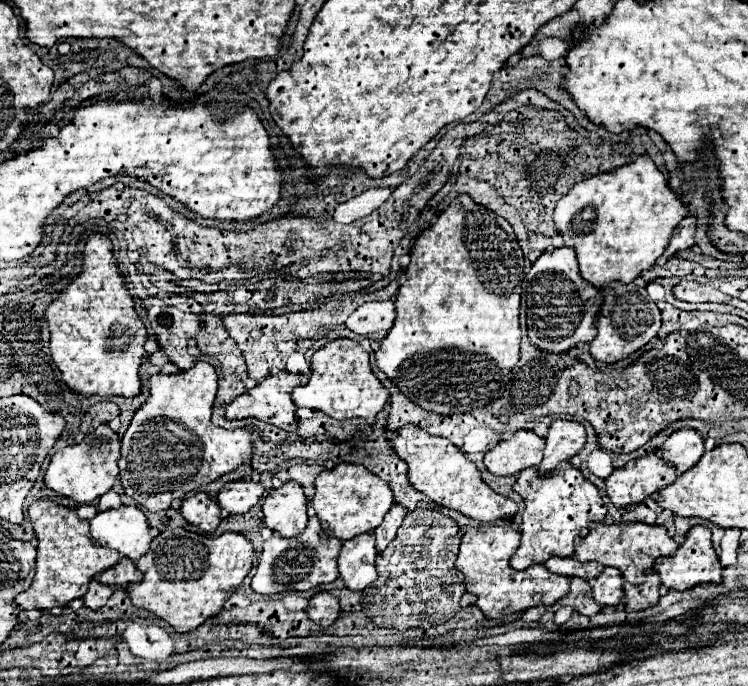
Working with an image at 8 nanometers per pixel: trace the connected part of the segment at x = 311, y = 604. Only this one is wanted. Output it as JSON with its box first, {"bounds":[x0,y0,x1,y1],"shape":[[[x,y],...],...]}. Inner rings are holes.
{"bounds":[306,590,340,628],"shape":[[[322,590],[322,592],[316,592],[310,600],[308,600],[308,608],[306,608],[306,614],[312,622],[316,622],[318,626],[322,628],[328,628],[340,614],[340,604],[338,600]]]}

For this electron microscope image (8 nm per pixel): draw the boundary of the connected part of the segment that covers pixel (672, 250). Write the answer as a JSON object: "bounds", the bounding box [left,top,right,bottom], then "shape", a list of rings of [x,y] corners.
{"bounds":[664,214,698,258],"shape":[[[692,214],[692,216],[684,218],[682,224],[678,224],[678,228],[674,230],[674,234],[672,234],[672,238],[670,238],[670,244],[668,244],[666,252],[664,252],[666,258],[670,258],[672,254],[676,254],[676,252],[680,252],[680,250],[686,250],[686,248],[692,248],[692,246],[694,246],[696,220],[698,220],[698,218]]]}

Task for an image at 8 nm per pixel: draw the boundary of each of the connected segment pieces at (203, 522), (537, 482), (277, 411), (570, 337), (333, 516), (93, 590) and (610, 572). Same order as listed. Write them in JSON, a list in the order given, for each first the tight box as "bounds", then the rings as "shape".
[{"bounds":[180,492,222,532],"shape":[[[196,492],[190,498],[186,498],[182,502],[180,512],[186,518],[186,522],[198,526],[204,532],[214,532],[222,520],[218,502],[206,492]]]},{"bounds":[510,462,606,570],"shape":[[[566,462],[564,472],[554,476],[542,476],[536,468],[522,470],[514,490],[524,498],[524,518],[522,518],[522,540],[516,554],[510,558],[514,570],[526,570],[532,564],[546,562],[550,556],[572,556],[574,538],[588,534],[590,522],[604,522],[606,506],[598,494],[598,488],[582,476],[578,468]]]},{"bounds":[226,372,308,432],"shape":[[[278,372],[274,376],[266,376],[262,382],[258,382],[254,388],[250,388],[248,392],[240,394],[234,402],[228,404],[226,408],[226,418],[228,420],[238,420],[238,418],[260,418],[264,422],[270,422],[286,432],[292,432],[298,428],[298,418],[296,418],[296,404],[292,402],[292,390],[294,386],[306,384],[308,376],[304,374],[292,374],[292,372]]]},{"bounds":[524,246,602,352],"shape":[[[562,246],[542,256],[532,264],[524,282],[528,338],[544,352],[566,352],[578,344],[588,344],[596,336],[596,316],[602,308],[602,290],[588,284],[578,270],[576,252]]]},{"bounds":[312,464,394,540],"shape":[[[338,464],[332,470],[324,470],[316,478],[314,488],[316,494],[312,498],[312,508],[316,510],[322,526],[340,540],[350,540],[358,534],[372,532],[380,526],[384,514],[394,504],[394,496],[388,484],[358,464]]]},{"bounds":[82,578,112,610],"shape":[[[92,578],[92,584],[88,586],[88,592],[86,592],[86,596],[82,600],[84,600],[84,604],[88,608],[96,610],[96,608],[102,608],[106,604],[110,594],[112,594],[112,588],[108,588],[106,584],[100,584],[96,578]]]},{"bounds":[592,566,624,606],"shape":[[[612,566],[604,568],[592,586],[592,596],[602,606],[616,606],[624,596],[624,576],[620,576],[620,570]]]}]

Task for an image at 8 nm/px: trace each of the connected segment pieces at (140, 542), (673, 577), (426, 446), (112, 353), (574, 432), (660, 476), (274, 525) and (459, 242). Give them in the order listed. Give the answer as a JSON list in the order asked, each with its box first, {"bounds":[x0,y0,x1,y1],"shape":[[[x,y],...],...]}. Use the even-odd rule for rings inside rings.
[{"bounds":[90,506,150,560],"shape":[[[120,506],[98,512],[90,520],[90,534],[102,546],[114,548],[130,560],[138,560],[150,548],[148,522],[140,508]]]},{"bounds":[654,526,722,590],"shape":[[[692,526],[686,534],[686,542],[668,558],[660,558],[660,564],[654,564],[654,570],[660,574],[660,580],[666,588],[674,590],[688,590],[698,584],[708,584],[708,582],[722,582],[722,566],[718,562],[718,554],[712,548],[710,540],[710,530],[704,526]]]},{"bounds":[392,424,518,522],"shape":[[[408,424],[398,430],[398,438],[392,442],[392,448],[408,464],[408,480],[412,482],[412,486],[424,492],[430,500],[438,502],[440,506],[448,506],[482,522],[498,518],[510,520],[518,512],[518,504],[512,498],[494,492],[480,478],[480,470],[476,468],[476,464],[468,460],[464,452],[456,448],[448,438],[432,436],[420,426]]]},{"bounds":[44,234,146,396],"shape":[[[92,234],[86,242],[82,254],[82,272],[72,278],[72,282],[58,294],[58,298],[46,308],[44,318],[50,326],[50,354],[56,366],[62,372],[64,382],[80,394],[98,394],[98,396],[136,396],[140,392],[138,366],[146,356],[144,340],[146,328],[134,310],[134,300],[124,284],[122,274],[118,272],[116,260],[112,256],[112,244],[104,236]]]},{"bounds":[540,420,586,472],"shape":[[[554,420],[546,434],[544,460],[540,464],[540,472],[556,470],[560,462],[576,456],[586,442],[586,428],[580,422],[572,420]]]},{"bounds":[606,452,676,508],"shape":[[[654,452],[630,460],[606,478],[606,494],[616,508],[644,502],[650,494],[662,490],[676,480],[676,468],[666,464]]]},{"bounds":[262,482,306,538],"shape":[[[286,482],[266,496],[262,504],[264,524],[284,538],[294,538],[306,528],[306,508],[302,486],[298,482]]]},{"bounds":[376,194,524,414],"shape":[[[460,194],[414,242],[406,282],[398,288],[396,320],[380,342],[376,366],[420,408],[434,414],[472,412],[498,400],[508,382],[506,374],[520,354],[520,294],[524,258],[512,226],[492,210]]]}]

